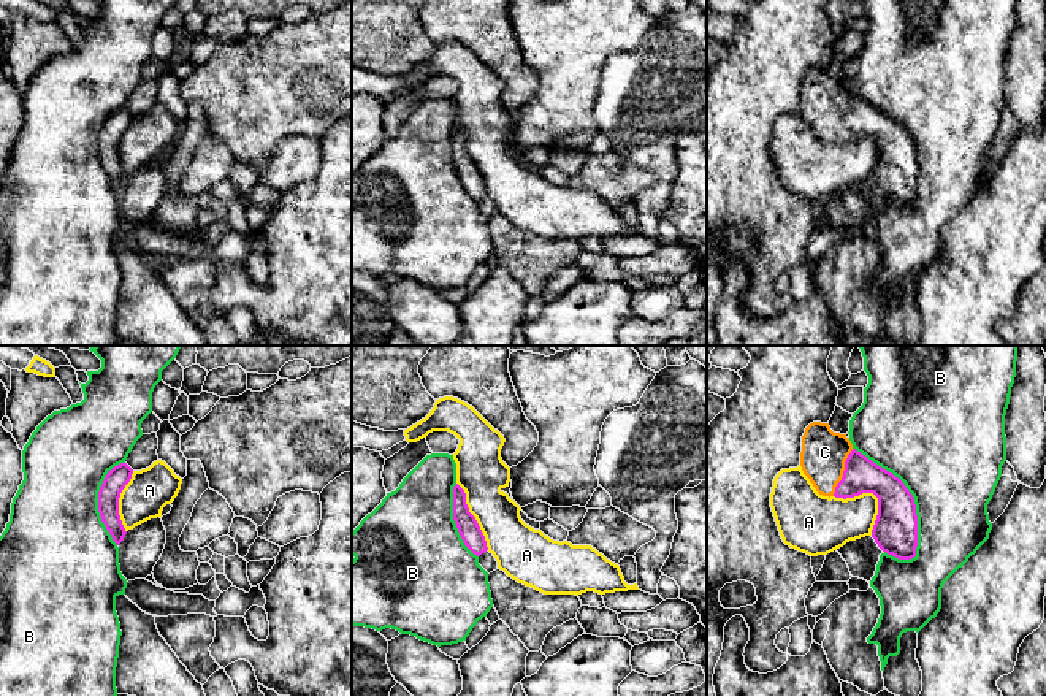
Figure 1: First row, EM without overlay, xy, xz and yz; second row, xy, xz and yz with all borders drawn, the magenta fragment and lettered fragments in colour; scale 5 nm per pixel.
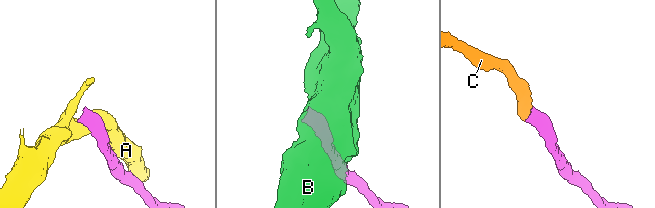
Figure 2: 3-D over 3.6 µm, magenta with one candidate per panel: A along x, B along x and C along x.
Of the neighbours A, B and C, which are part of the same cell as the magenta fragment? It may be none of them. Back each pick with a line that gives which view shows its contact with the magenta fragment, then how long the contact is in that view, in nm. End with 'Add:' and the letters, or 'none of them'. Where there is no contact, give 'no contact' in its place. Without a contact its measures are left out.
C: yz | 260 nm
Add: C

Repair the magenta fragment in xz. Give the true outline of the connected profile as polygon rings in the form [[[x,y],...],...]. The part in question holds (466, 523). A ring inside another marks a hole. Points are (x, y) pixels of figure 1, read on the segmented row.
[[[458,484],[453,487],[453,520],[464,545],[474,555],[480,556],[488,550],[485,536],[466,504],[466,493]]]

